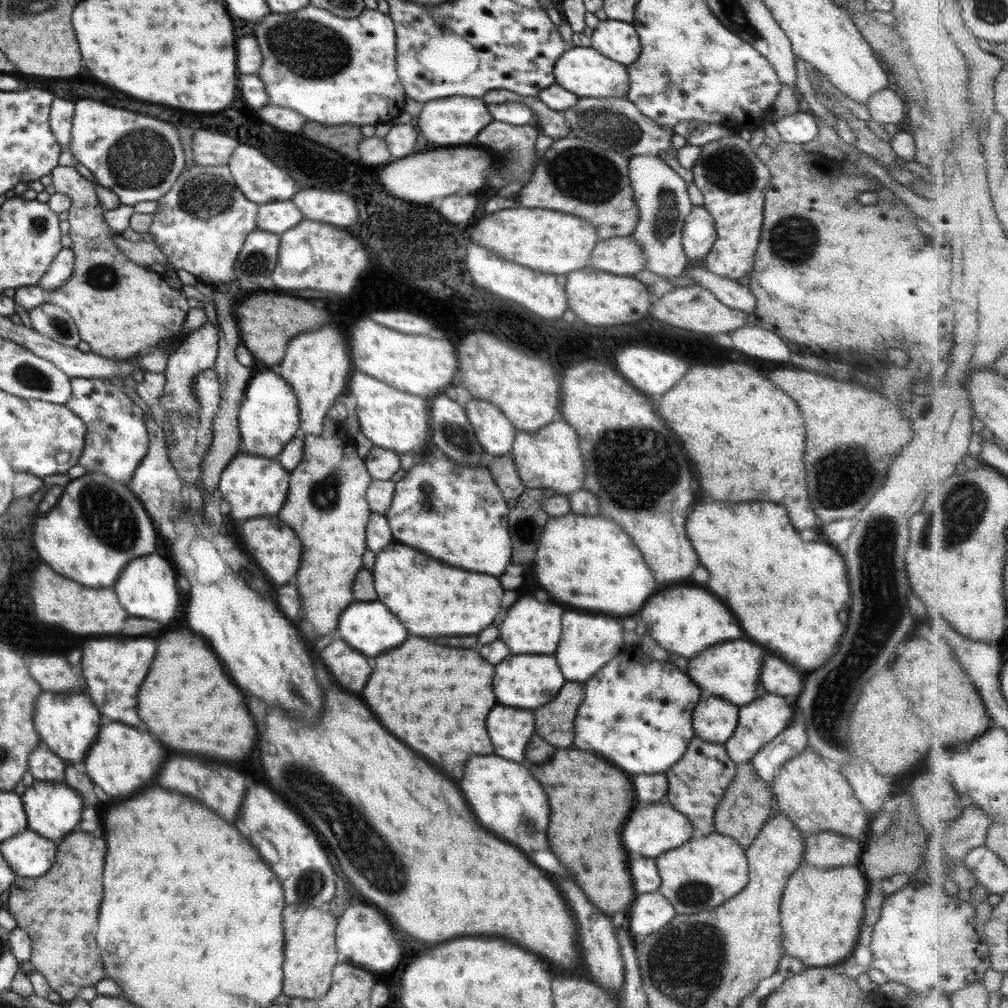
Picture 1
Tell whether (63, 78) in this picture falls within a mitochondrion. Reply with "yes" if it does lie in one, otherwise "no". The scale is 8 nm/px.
no

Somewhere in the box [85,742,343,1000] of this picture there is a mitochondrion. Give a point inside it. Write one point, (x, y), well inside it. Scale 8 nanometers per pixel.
(310, 882)

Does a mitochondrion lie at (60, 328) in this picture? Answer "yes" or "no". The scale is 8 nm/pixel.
yes

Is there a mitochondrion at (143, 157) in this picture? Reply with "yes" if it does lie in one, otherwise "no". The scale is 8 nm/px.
yes

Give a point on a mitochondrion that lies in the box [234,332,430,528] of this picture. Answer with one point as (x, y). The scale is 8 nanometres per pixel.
(324, 494)

